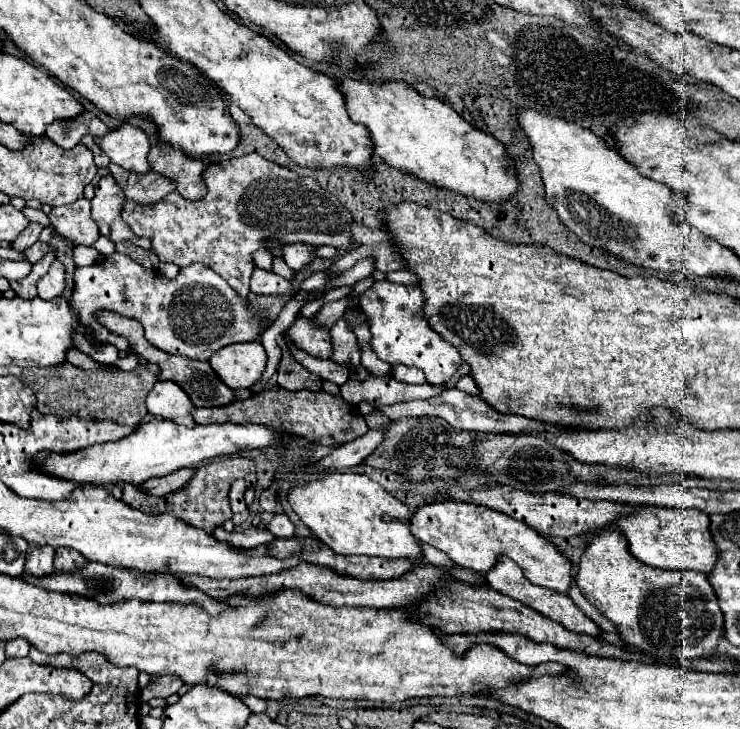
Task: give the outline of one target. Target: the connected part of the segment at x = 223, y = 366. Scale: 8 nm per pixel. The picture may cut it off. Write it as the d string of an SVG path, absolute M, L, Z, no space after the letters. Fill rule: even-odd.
M260 342L230 344L214 352L208 362L228 388L250 388L260 380L266 368L266 352Z

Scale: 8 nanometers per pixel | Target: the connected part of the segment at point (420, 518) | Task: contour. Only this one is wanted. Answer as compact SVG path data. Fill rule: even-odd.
M442 500L442 502L430 502L416 508L410 514L410 518L406 518L406 522L410 532L418 540L446 552L450 560L456 562L458 566L472 568L476 572L486 574L496 564L498 556L506 554L522 568L524 576L530 582L568 594L568 586L572 580L570 562L558 552L558 548L548 538L540 536L526 524L510 516L504 516L502 512L496 512L484 506L466 504L466 502Z

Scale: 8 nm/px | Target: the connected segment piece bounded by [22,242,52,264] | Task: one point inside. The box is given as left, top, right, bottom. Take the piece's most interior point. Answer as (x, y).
(36, 251)

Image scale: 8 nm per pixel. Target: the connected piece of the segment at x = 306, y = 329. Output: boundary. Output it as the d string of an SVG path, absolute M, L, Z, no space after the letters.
M296 318L294 326L286 330L286 334L292 336L294 344L302 350L306 350L312 356L318 358L330 358L332 354L332 344L330 344L330 334L326 330L320 330L312 324L308 318Z

